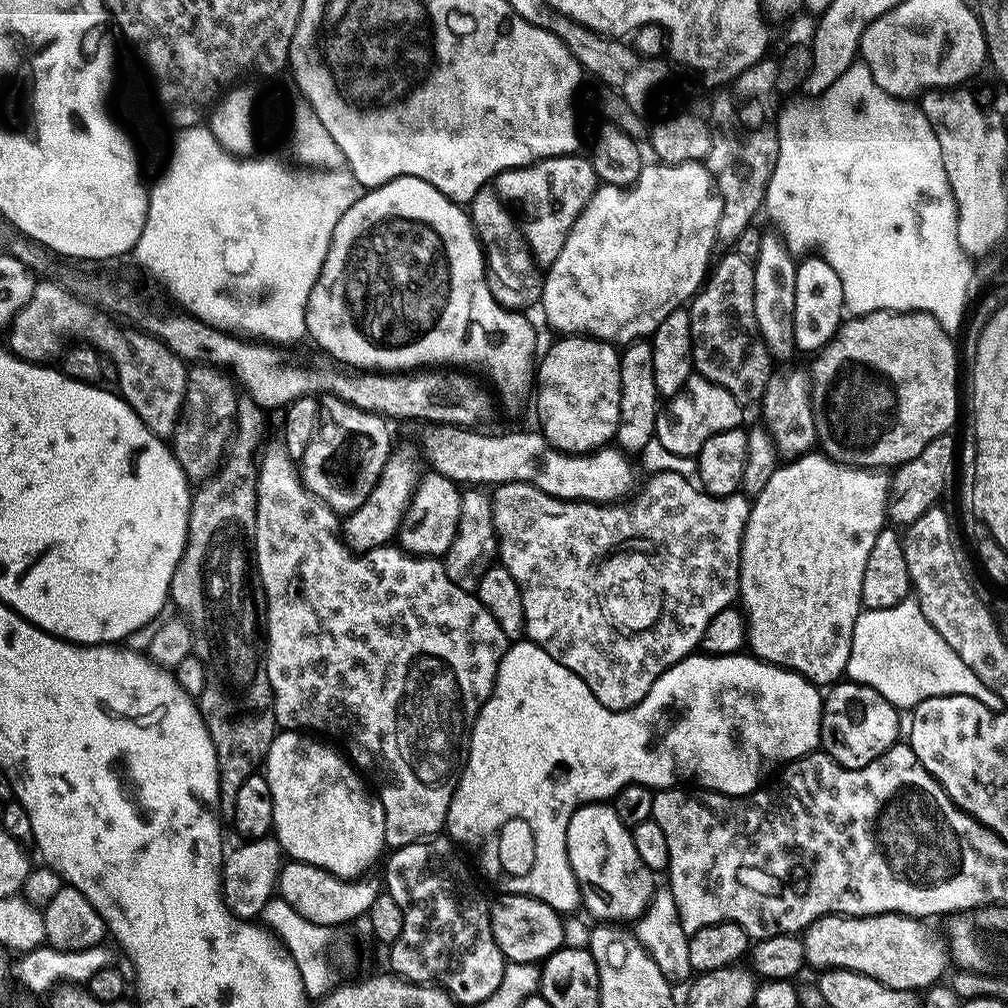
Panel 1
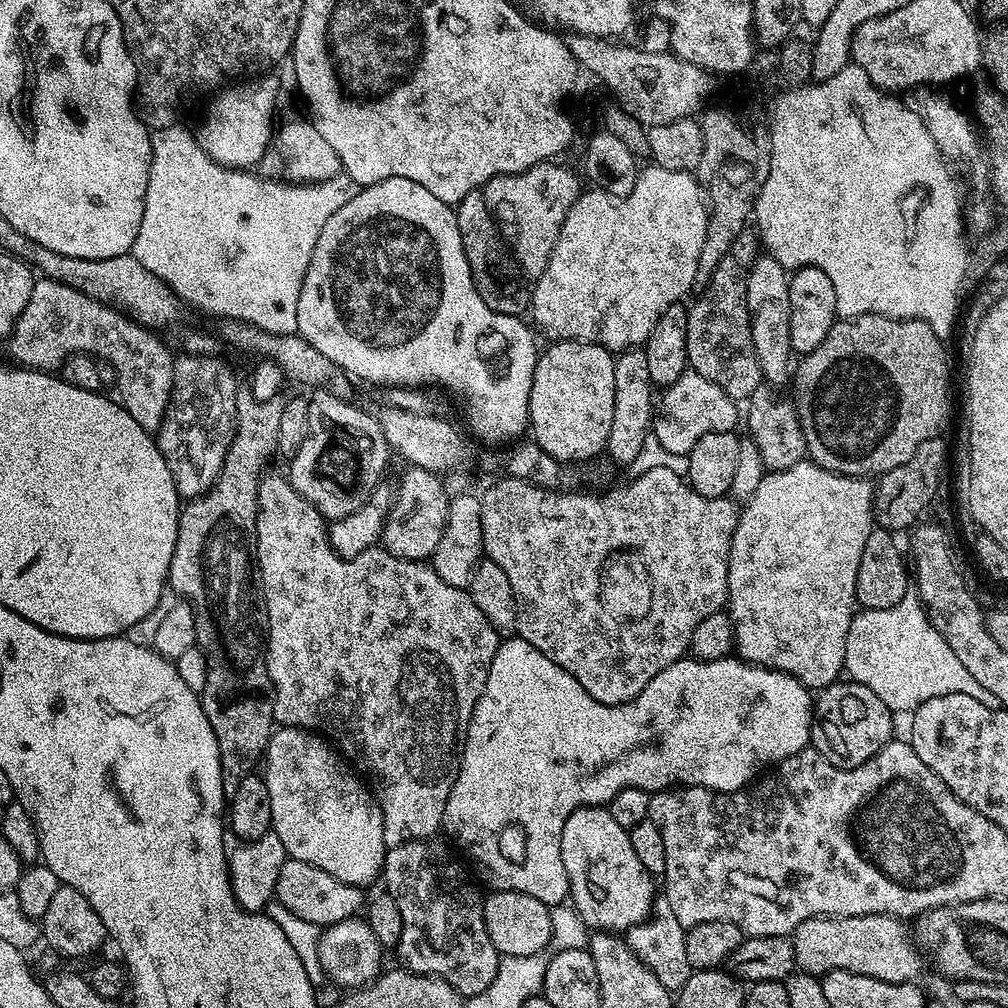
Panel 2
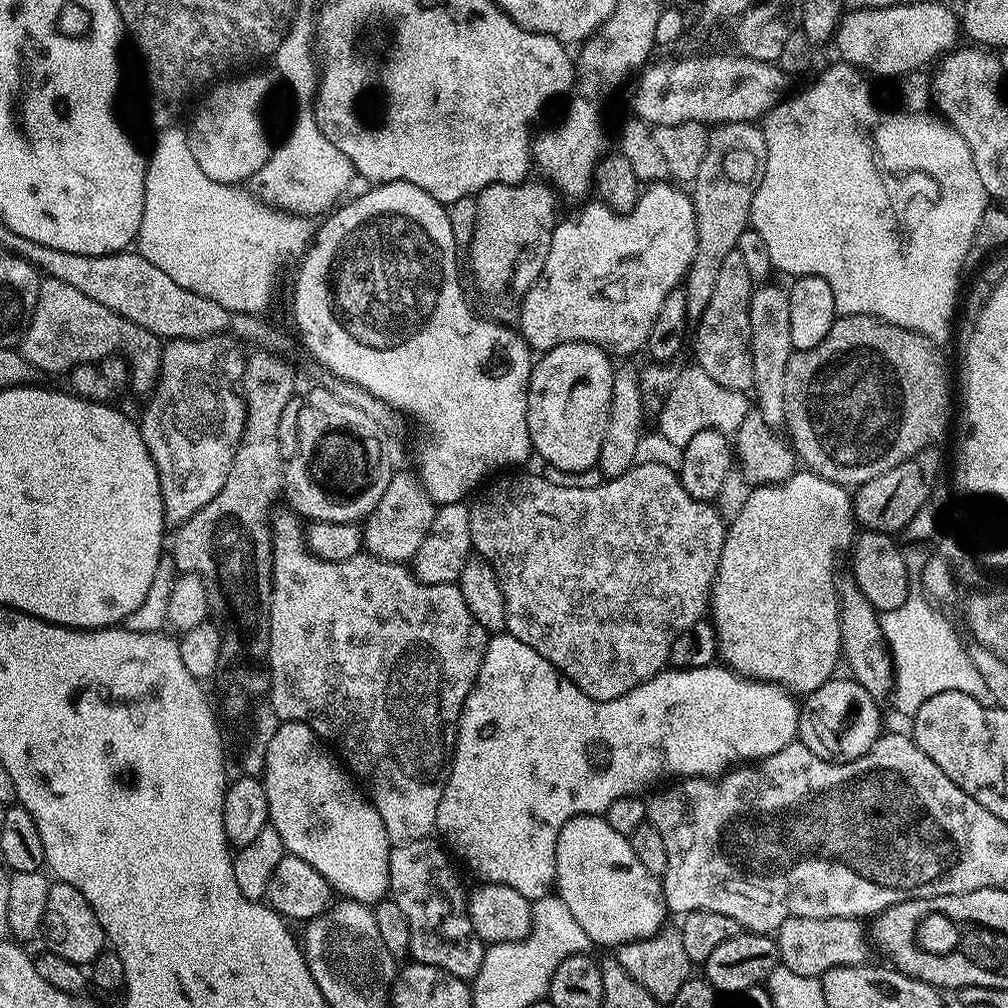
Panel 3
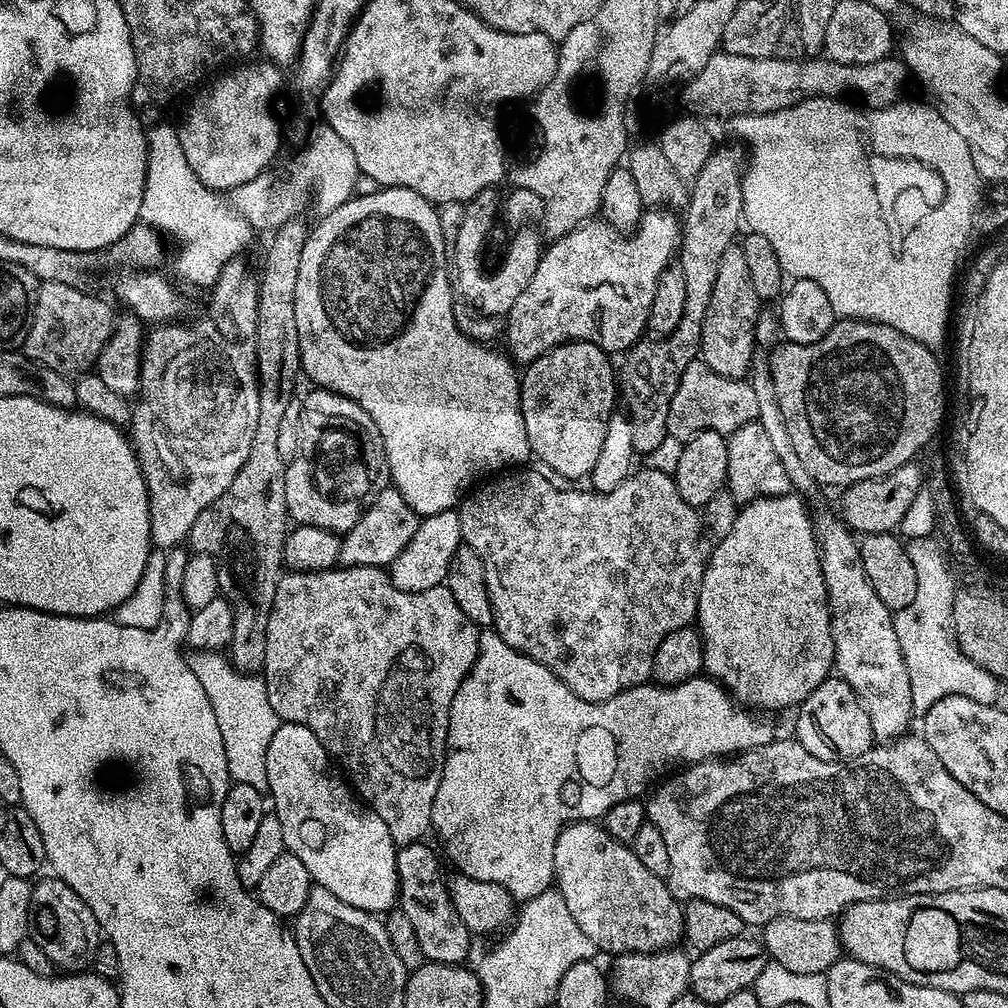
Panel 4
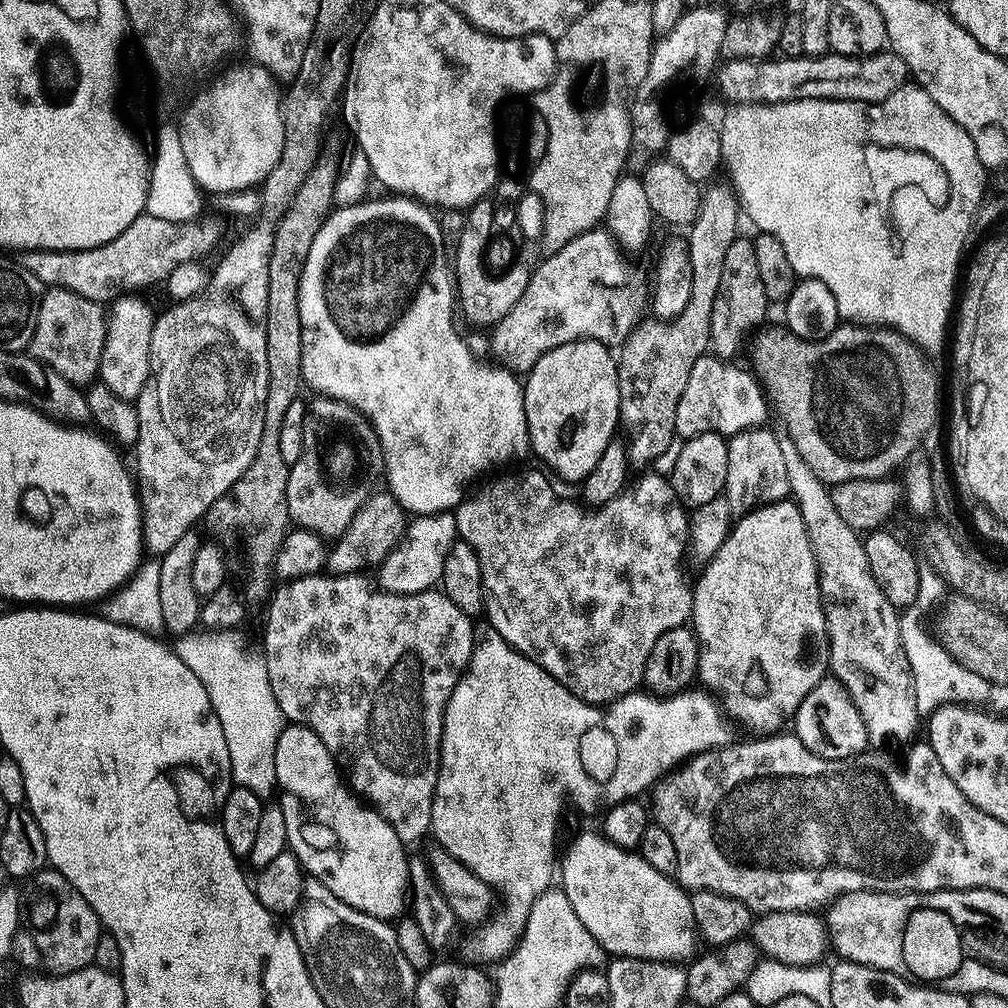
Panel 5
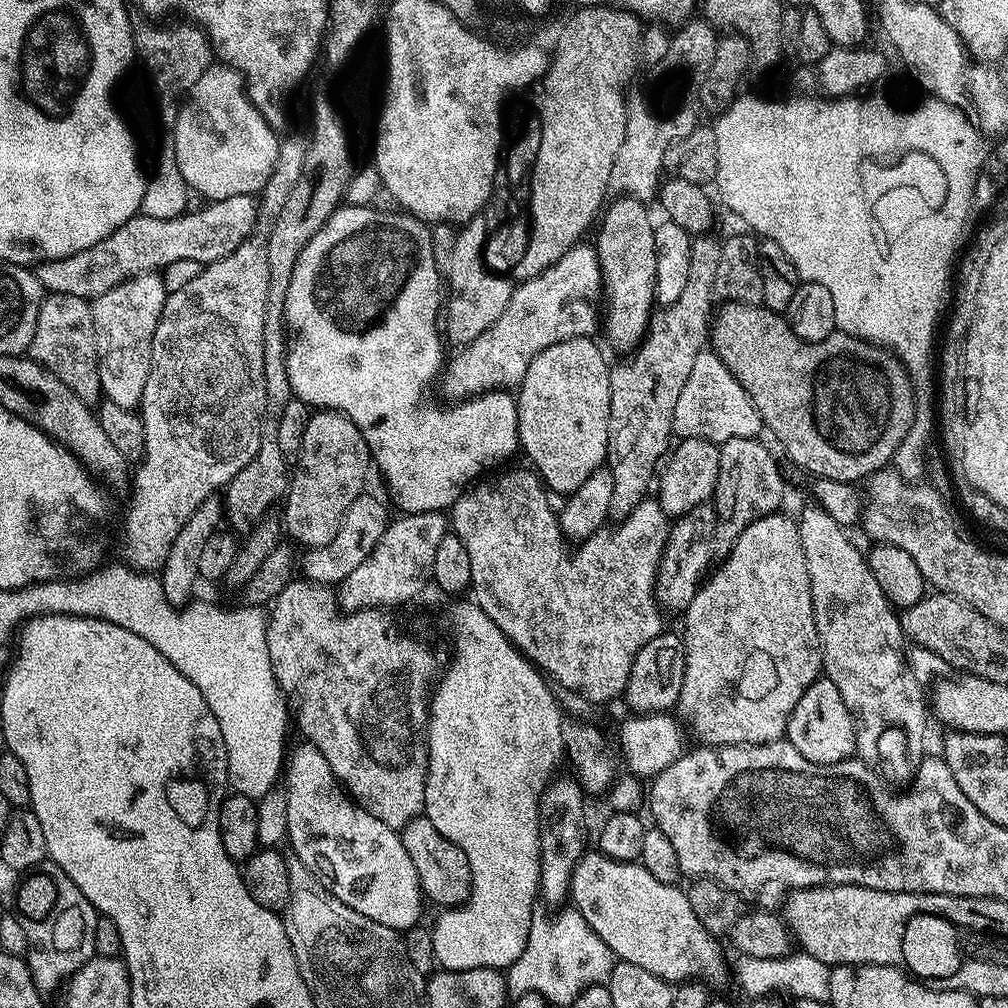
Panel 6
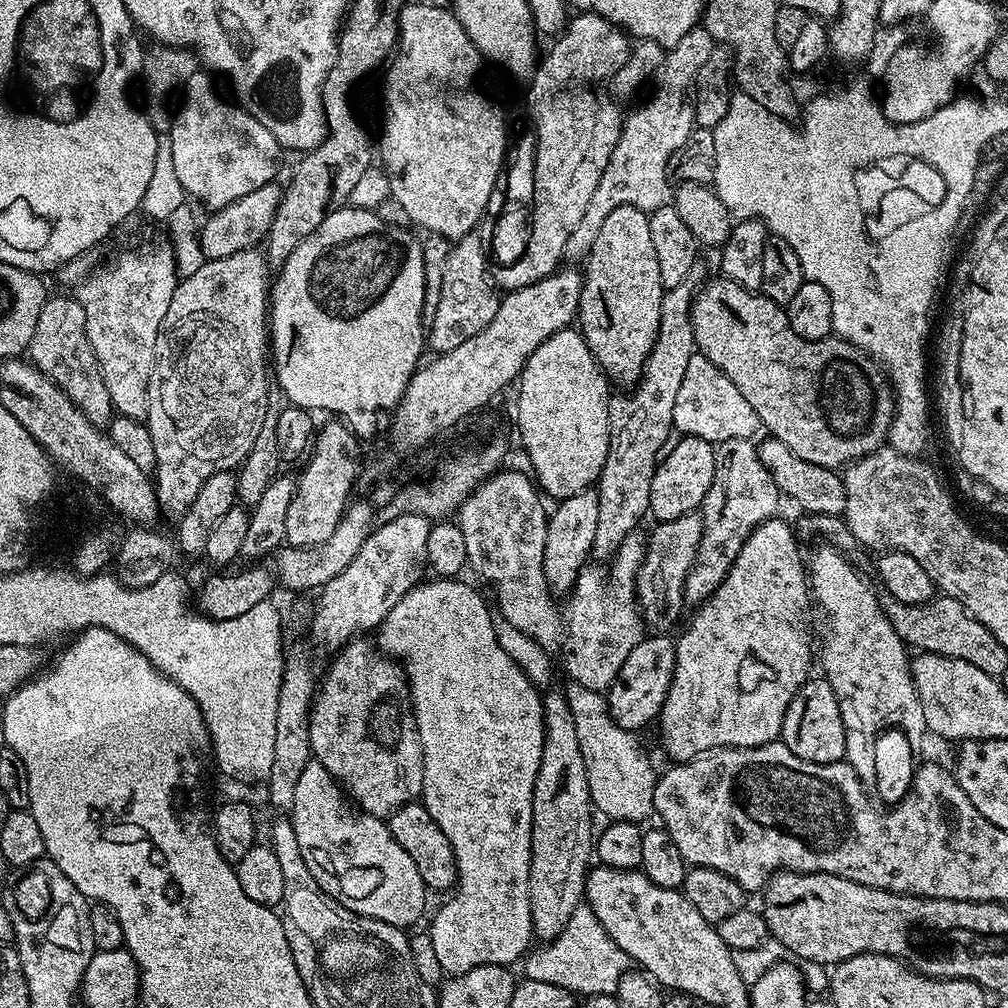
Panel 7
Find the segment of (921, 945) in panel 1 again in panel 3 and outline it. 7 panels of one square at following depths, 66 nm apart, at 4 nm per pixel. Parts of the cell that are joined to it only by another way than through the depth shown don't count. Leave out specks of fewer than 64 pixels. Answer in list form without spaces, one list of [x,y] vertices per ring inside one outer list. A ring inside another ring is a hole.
[[[791,916],[782,922],[774,933],[777,949],[780,952],[779,963],[794,970],[794,974],[806,974],[817,978],[826,970],[838,966],[858,966],[869,963],[868,948],[870,936],[860,925],[859,919],[850,916],[827,916],[826,918],[802,918]]]

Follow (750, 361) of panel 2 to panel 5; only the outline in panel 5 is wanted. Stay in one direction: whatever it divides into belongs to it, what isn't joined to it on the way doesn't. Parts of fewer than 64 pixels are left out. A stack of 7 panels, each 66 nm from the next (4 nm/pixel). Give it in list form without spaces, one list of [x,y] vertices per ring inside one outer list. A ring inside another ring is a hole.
[[[738,238],[730,242],[726,250],[726,258],[722,261],[722,278],[718,282],[718,294],[714,298],[712,307],[711,355],[731,361],[735,357],[732,355],[740,346],[740,339],[744,335],[747,337],[753,329],[765,323],[764,315],[767,314],[768,307],[770,307],[770,301],[766,290],[762,287],[762,274],[758,274],[758,258],[754,254],[752,240]]]

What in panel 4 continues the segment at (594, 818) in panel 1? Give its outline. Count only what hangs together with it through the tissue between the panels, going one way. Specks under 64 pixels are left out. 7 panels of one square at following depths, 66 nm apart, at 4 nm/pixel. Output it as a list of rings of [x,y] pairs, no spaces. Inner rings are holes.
[[[572,822],[562,829],[554,846],[554,862],[555,887],[565,899],[574,921],[582,928],[582,934],[586,934],[586,938],[590,938],[601,953],[663,952],[681,943],[679,940],[686,932],[686,912],[682,904],[675,900],[677,897],[673,889],[661,877],[650,874],[650,870],[638,862],[631,847],[615,840],[599,823]]]

